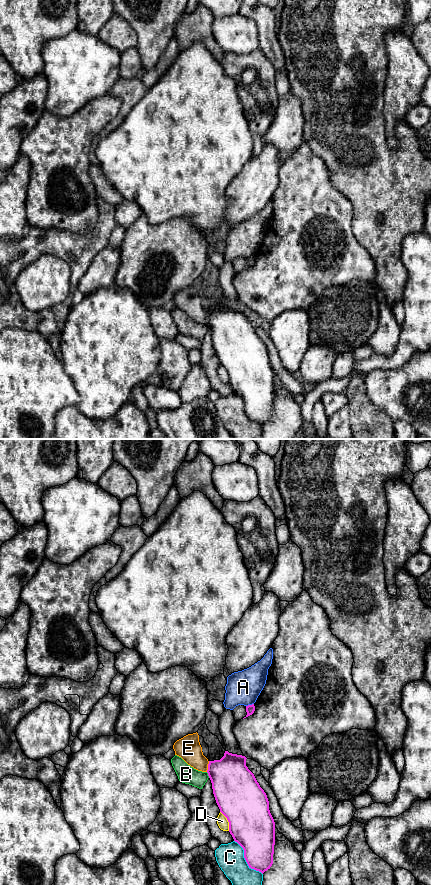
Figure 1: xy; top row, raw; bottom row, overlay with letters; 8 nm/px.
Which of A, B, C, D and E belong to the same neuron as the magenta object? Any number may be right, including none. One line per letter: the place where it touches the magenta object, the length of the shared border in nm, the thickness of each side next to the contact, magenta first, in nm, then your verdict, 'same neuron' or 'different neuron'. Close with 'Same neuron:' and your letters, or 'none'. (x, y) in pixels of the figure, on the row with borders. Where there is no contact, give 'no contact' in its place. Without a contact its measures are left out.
A: meets magenta in xy at (249, 705); contact 70 nm long; 70 nm thick on the magenta side, 280 nm on the other; different neuron
B: meets magenta in xy at (208, 775); contact 50 nm long; 360 nm thick on the magenta side, 150 nm on the other; different neuron
C: meets magenta in xy at (245, 859); contact 360 nm long; 340 nm thick on the magenta side, 220 nm on the other; different neuron
D: meets magenta in xy at (228, 821); contact 180 nm long; 380 nm thick on the magenta side, 90 nm on the other; different neuron
E: meets magenta in xy at (208, 766); contact 90 nm long; 340 nm thick on the magenta side, 190 nm on the other; different neuron
Same neuron: none

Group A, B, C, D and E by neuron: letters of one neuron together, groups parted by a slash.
A / B / C / D / E

